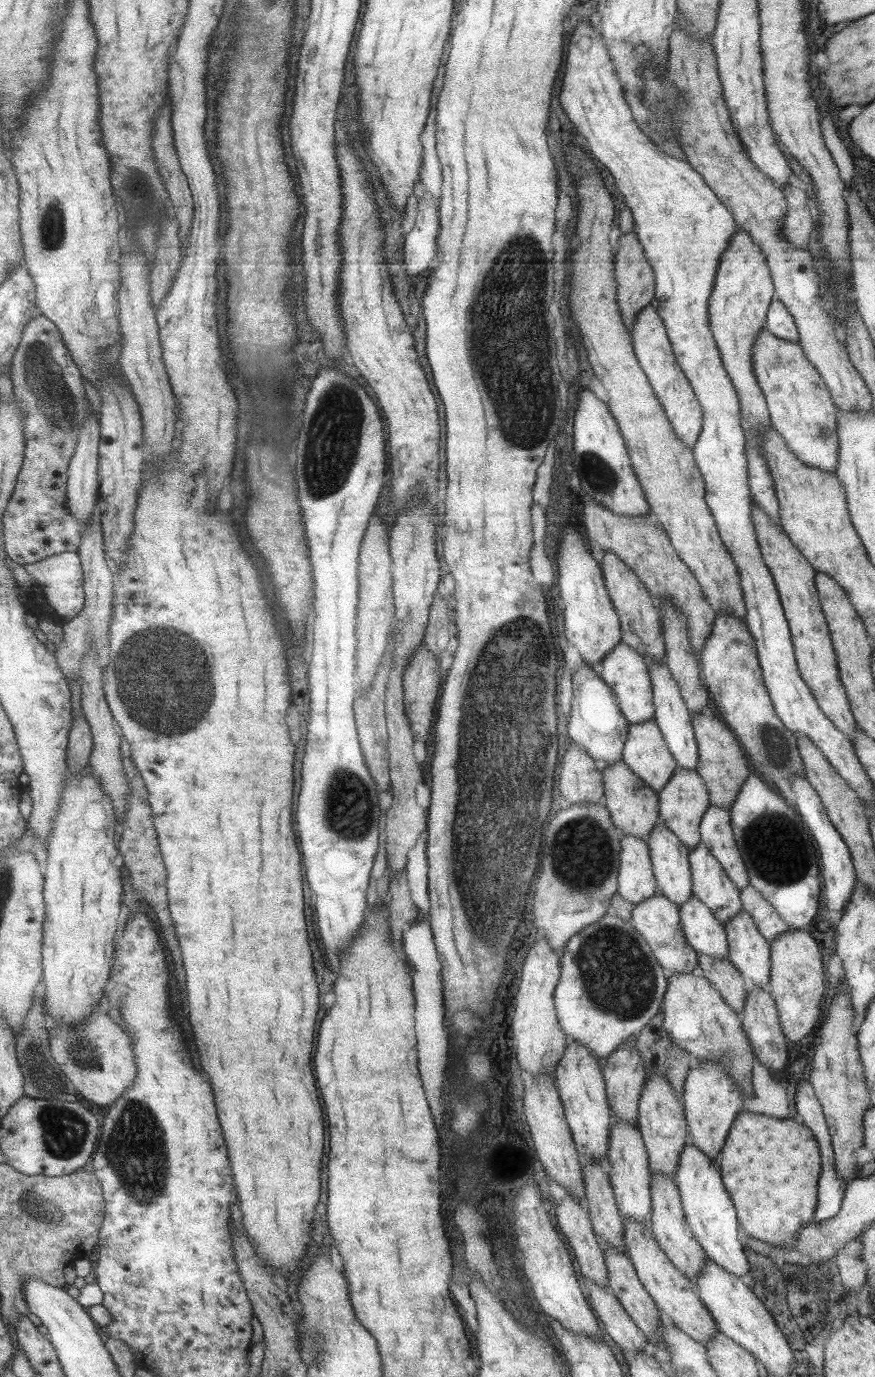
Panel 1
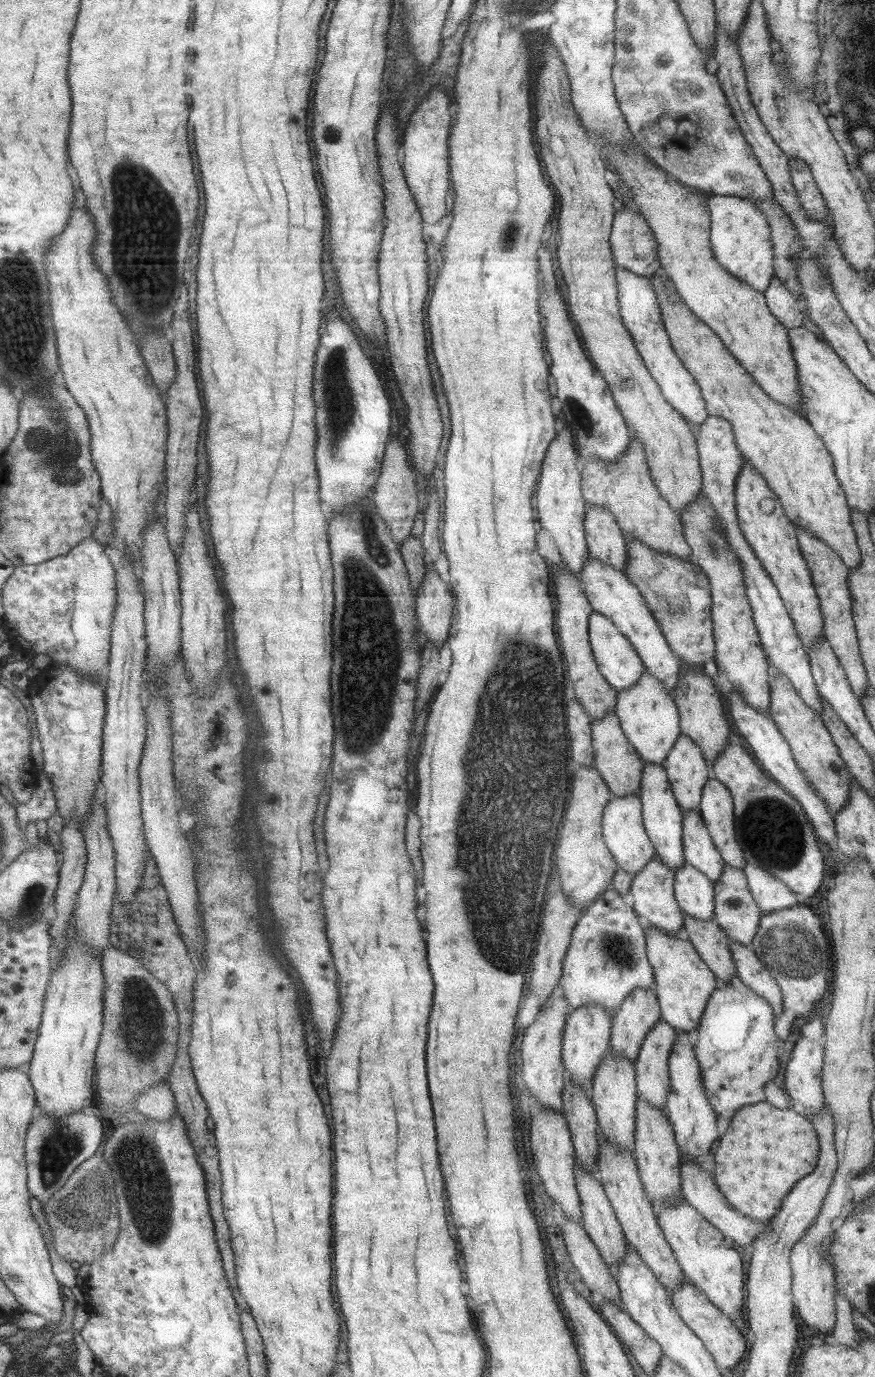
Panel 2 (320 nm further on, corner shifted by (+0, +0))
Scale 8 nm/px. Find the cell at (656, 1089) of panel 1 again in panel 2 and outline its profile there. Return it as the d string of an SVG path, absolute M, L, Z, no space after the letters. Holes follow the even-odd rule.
M659 1018L645 1033L634 1062L638 1098L662 1111L669 1092L668 1058L675 1034L675 1029Z

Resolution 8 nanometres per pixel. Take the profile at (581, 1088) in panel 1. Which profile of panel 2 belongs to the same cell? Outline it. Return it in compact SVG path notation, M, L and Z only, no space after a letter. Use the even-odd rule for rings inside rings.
M595 1003L582 1004L574 1008L571 1014L566 1015L561 1047L561 1062L563 1062L566 1074L569 1074L576 1083L579 1083L582 1089L583 1084L587 1084L592 1079L595 1067L601 1064L601 1060L611 1050L611 1015L612 1013L608 1012L606 1008Z

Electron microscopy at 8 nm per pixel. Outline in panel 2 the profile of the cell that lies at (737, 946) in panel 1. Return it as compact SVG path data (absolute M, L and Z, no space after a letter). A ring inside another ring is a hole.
M726 864L717 880L712 882L712 887L714 890L713 922L717 923L719 928L726 932L729 940L749 946L753 935L757 931L762 912L749 892L743 869Z

